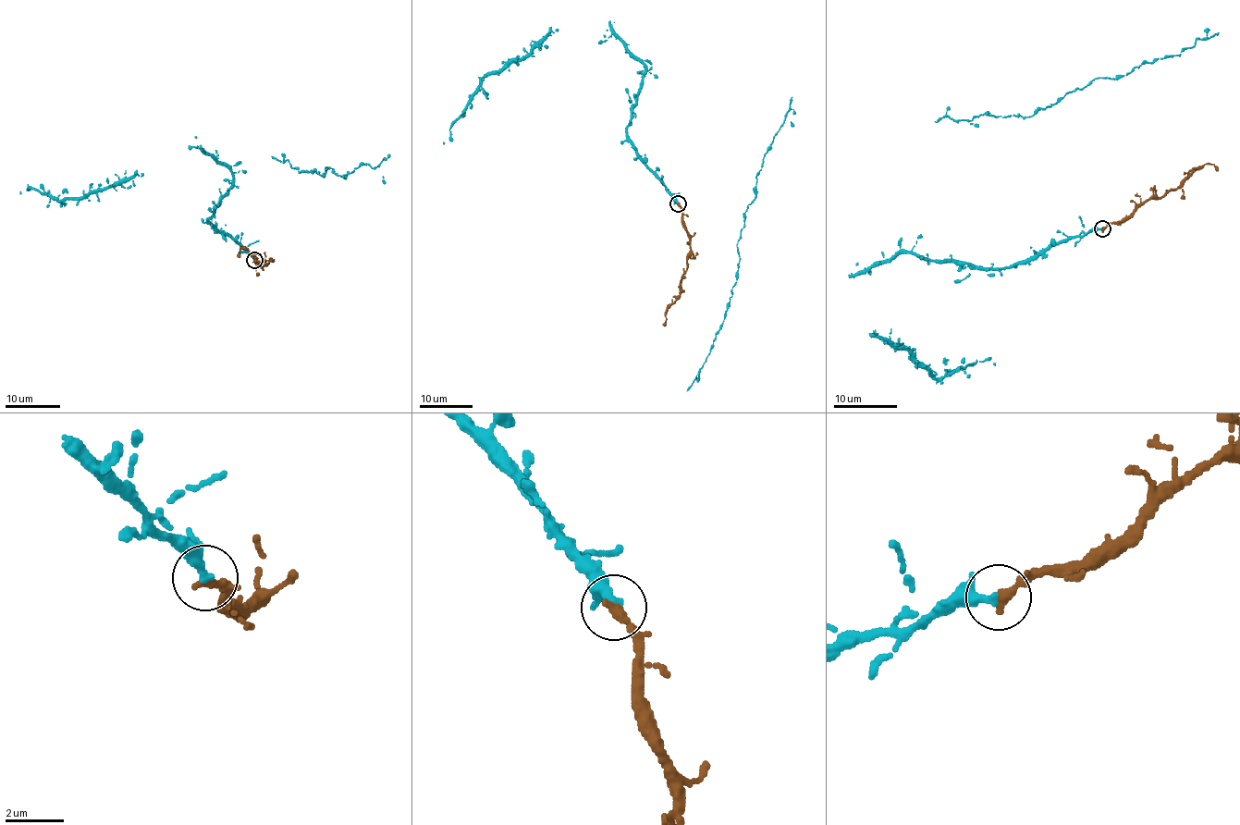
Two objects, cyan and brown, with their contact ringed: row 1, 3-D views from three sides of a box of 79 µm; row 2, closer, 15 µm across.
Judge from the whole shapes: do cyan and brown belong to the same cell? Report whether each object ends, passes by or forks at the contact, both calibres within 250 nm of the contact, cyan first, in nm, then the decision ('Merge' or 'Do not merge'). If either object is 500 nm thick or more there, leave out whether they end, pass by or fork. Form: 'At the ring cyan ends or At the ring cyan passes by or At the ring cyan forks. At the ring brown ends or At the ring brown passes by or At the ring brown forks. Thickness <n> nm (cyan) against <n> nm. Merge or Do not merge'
At the ring cyan ends. At the ring brown ends. Thickness 340 nm (cyan) against 360 nm. Merge

